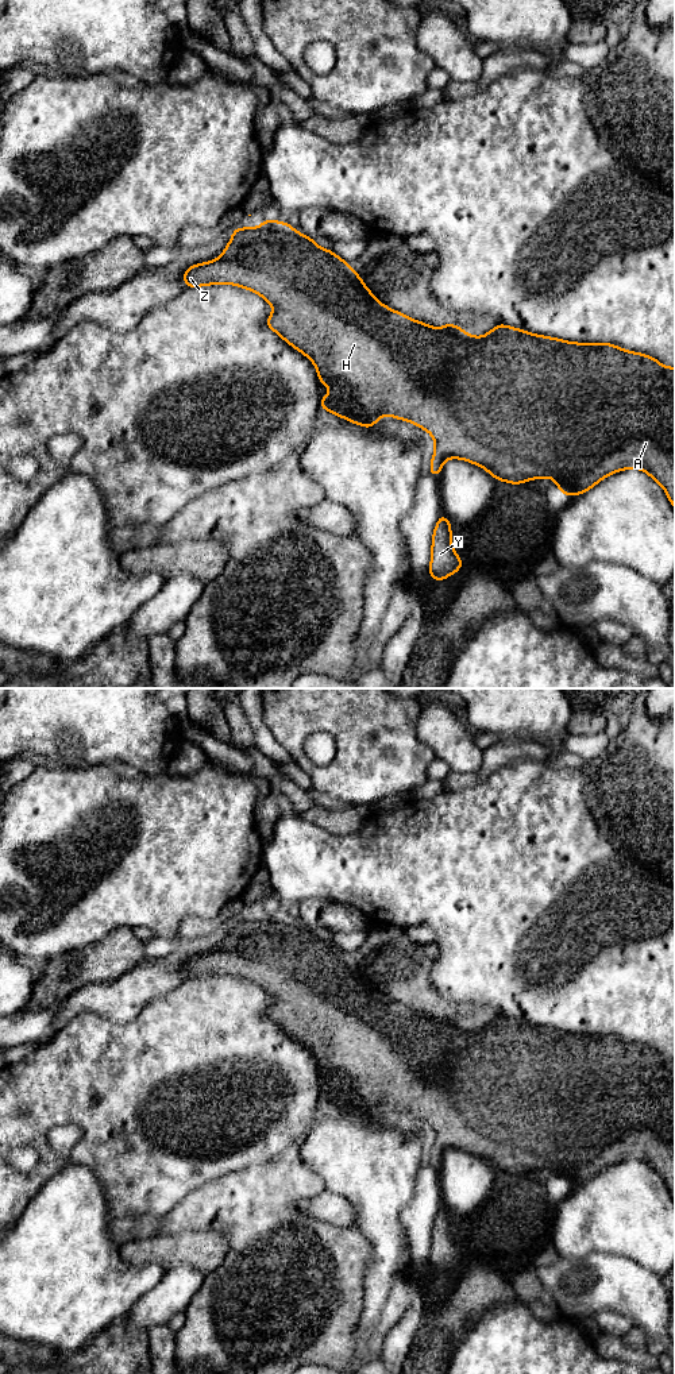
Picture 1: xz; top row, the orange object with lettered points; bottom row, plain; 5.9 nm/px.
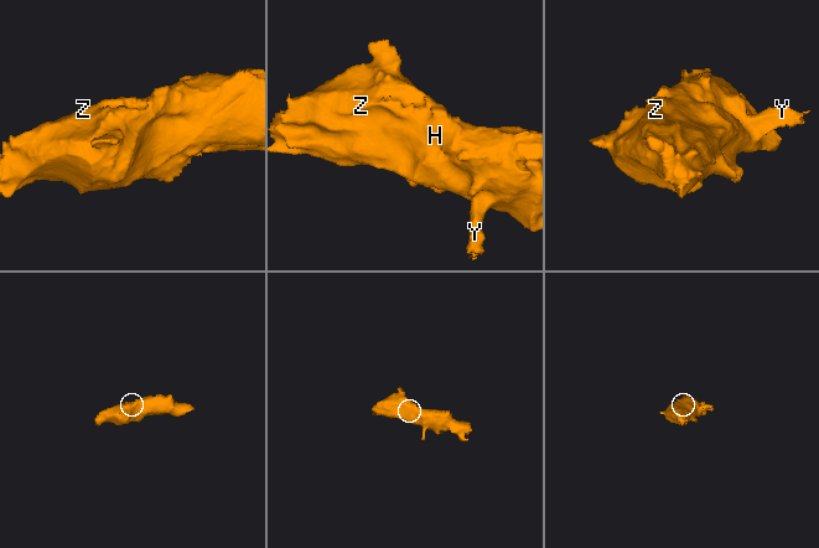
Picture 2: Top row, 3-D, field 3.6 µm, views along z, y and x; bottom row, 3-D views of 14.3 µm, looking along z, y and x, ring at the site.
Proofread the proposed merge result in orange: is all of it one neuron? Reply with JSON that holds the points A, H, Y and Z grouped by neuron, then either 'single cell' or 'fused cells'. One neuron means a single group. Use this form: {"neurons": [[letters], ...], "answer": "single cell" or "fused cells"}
{"neurons": [["A", "H", "Y", "Z"]], "answer": "single cell"}

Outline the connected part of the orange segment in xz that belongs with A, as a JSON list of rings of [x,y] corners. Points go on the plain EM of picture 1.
[[[262,911],[258,919],[235,919],[223,945],[215,952],[193,956],[184,961],[184,973],[186,980],[228,974],[258,984],[274,999],[274,1003],[267,1008],[266,1018],[310,1050],[317,1061],[320,1077],[329,1076],[329,1087],[320,1088],[320,1100],[367,1120],[371,1120],[383,1105],[423,1119],[435,1131],[435,1143],[429,1157],[429,1165],[433,1167],[440,1167],[444,1153],[452,1149],[481,1157],[501,1173],[520,1176],[537,1169],[551,1169],[556,1173],[559,1184],[579,1186],[614,1163],[636,1159],[647,1163],[664,1180],[675,1201],[675,1058],[666,1058],[649,1046],[626,1042],[610,1034],[574,1034],[535,1026],[505,1015],[497,1015],[485,1027],[475,1028],[452,1014],[435,1019],[412,1011],[379,993],[363,974],[360,965],[355,965],[347,952],[331,941],[321,939],[313,930],[297,923],[289,914],[278,911]]]

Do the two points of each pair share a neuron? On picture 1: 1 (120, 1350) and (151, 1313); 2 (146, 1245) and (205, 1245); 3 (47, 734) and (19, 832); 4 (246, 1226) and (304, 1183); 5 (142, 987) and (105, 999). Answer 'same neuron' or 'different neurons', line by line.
1: different neurons
2: same neuron
3: different neurons
4: same neuron
5: same neuron

